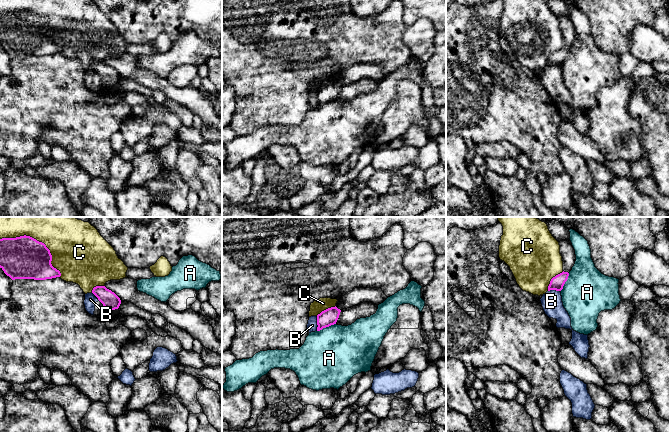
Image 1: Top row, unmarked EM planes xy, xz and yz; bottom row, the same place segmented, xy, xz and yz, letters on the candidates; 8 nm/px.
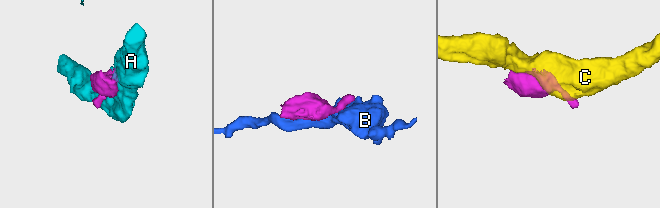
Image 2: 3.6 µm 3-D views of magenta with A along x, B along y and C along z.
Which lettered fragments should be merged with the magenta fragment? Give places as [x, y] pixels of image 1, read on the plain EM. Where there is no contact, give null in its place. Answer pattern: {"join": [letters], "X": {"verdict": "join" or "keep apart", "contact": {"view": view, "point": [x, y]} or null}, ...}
{"join": [], "A": {"verdict": "keep apart", "contact": {"view": "xz", "point": [326, 102]}}, "B": {"verdict": "keep apart", "contact": {"view": "xz", "point": [317, 99]}}, "C": {"verdict": "keep apart", "contact": {"view": "xy", "point": [38, 17]}}}

